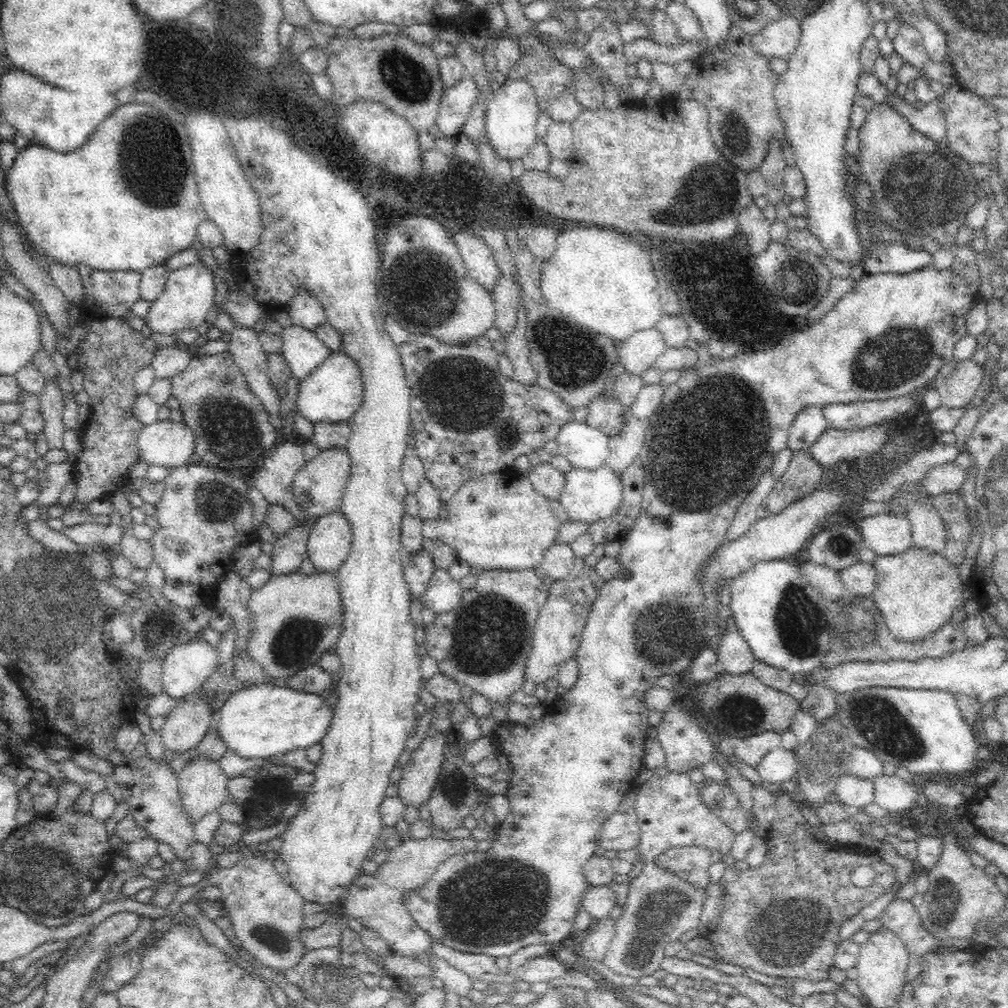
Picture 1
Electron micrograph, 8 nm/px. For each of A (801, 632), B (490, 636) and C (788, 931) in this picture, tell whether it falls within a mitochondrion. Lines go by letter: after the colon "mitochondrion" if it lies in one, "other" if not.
A: mitochondrion
B: mitochondrion
C: mitochondrion

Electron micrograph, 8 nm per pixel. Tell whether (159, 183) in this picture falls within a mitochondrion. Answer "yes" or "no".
yes

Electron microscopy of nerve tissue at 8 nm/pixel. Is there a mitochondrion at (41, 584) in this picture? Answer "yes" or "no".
yes

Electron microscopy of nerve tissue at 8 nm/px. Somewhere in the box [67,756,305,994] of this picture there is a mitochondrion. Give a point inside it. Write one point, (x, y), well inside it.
(271, 939)

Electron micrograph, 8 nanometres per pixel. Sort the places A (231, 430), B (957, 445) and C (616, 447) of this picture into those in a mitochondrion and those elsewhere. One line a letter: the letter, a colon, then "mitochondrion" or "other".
A: mitochondrion
B: other
C: other

